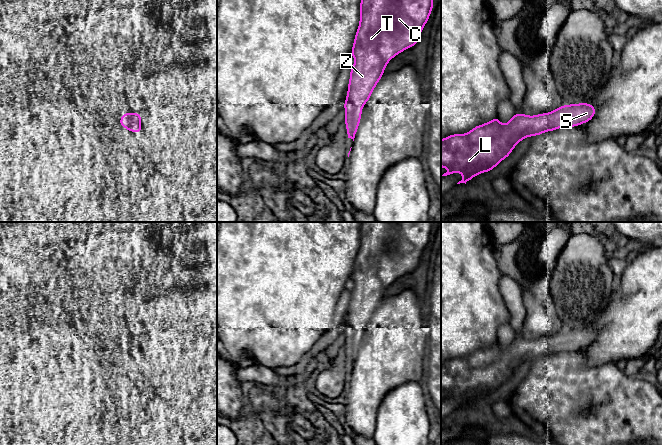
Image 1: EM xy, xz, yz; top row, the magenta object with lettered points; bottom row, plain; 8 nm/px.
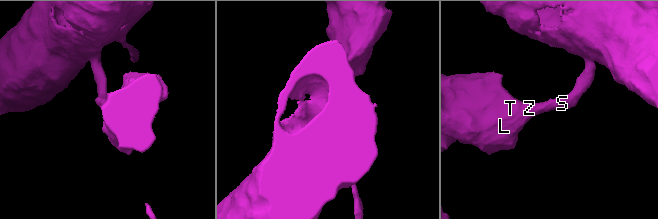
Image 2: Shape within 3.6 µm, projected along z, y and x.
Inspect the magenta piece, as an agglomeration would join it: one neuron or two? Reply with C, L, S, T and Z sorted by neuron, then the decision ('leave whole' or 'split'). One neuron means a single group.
C L S T Z; leave whole

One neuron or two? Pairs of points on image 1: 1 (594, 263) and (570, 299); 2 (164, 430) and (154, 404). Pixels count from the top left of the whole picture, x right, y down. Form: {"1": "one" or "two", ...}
{"1": "one", "2": "one"}

